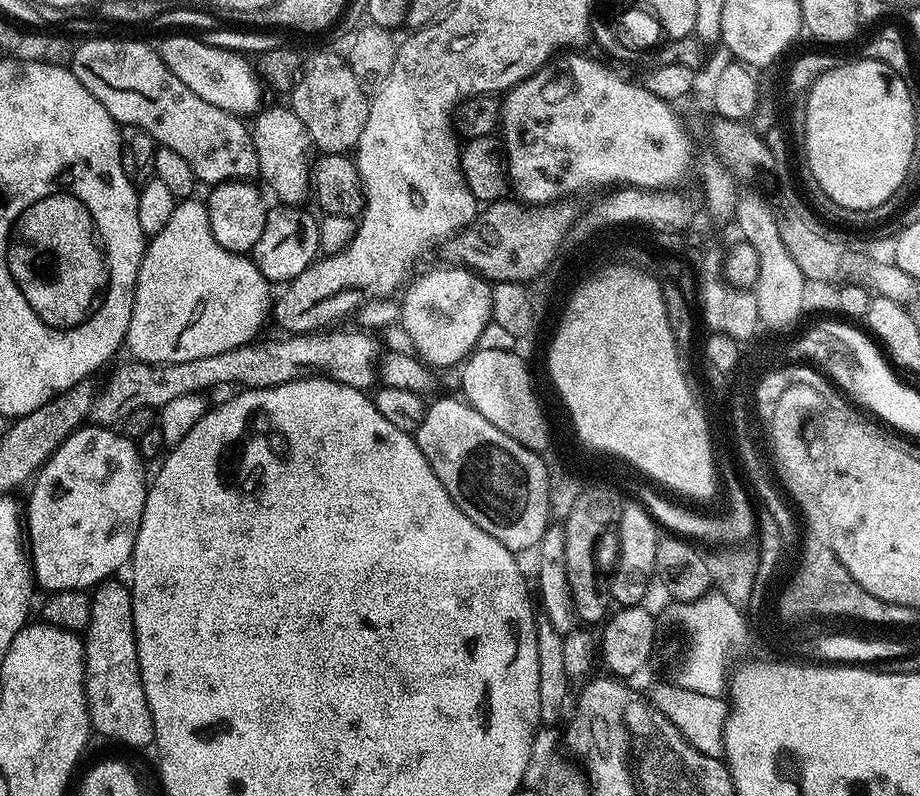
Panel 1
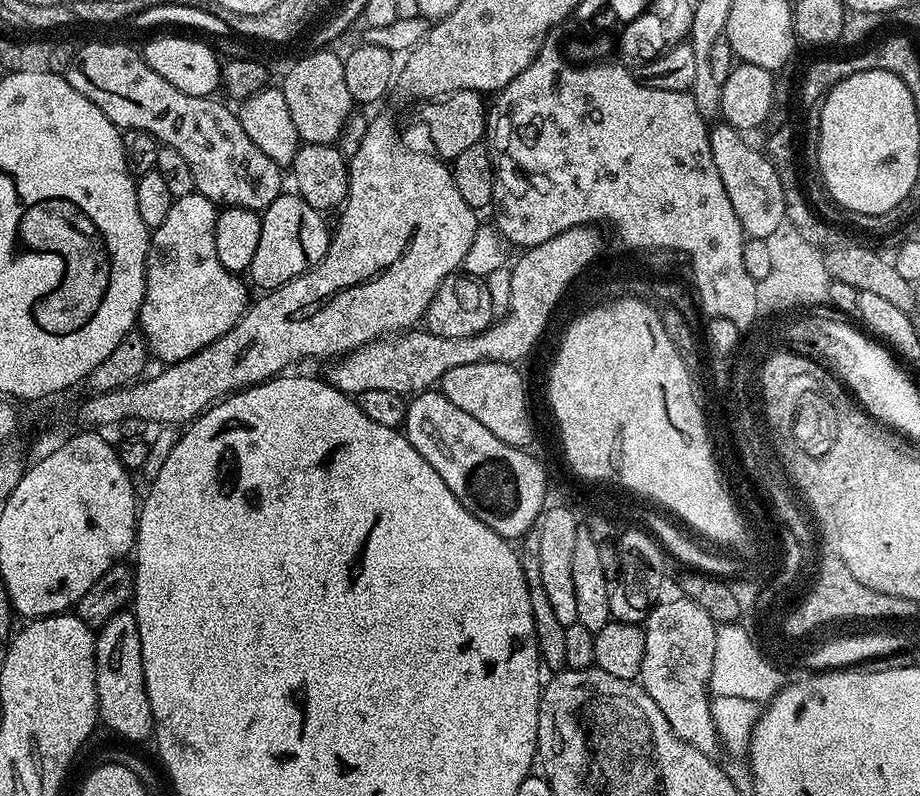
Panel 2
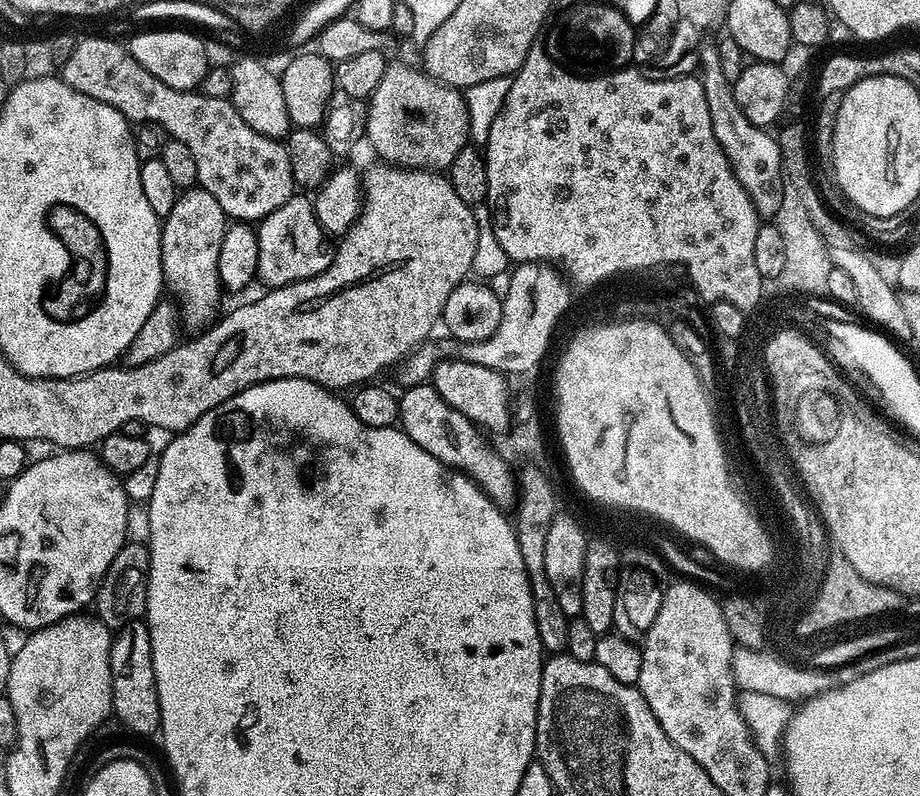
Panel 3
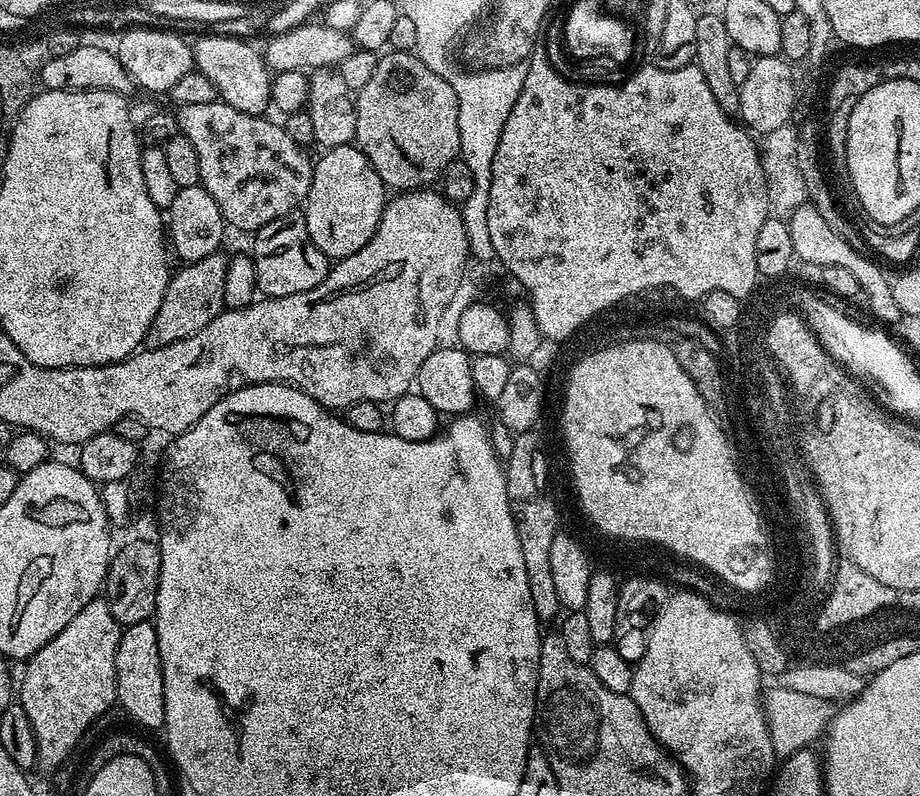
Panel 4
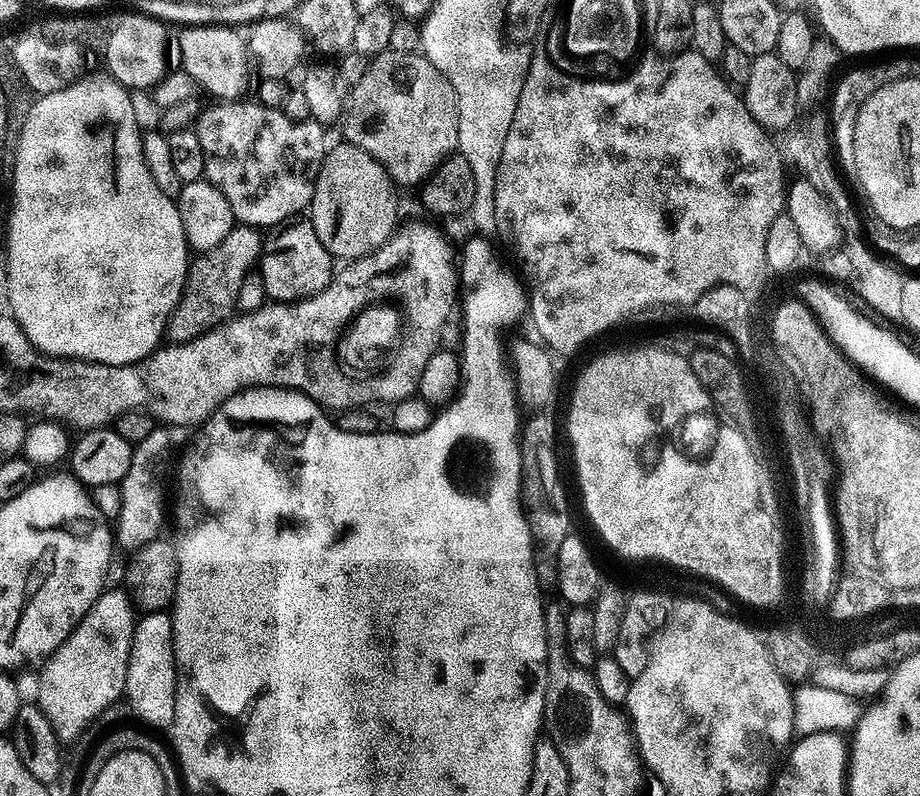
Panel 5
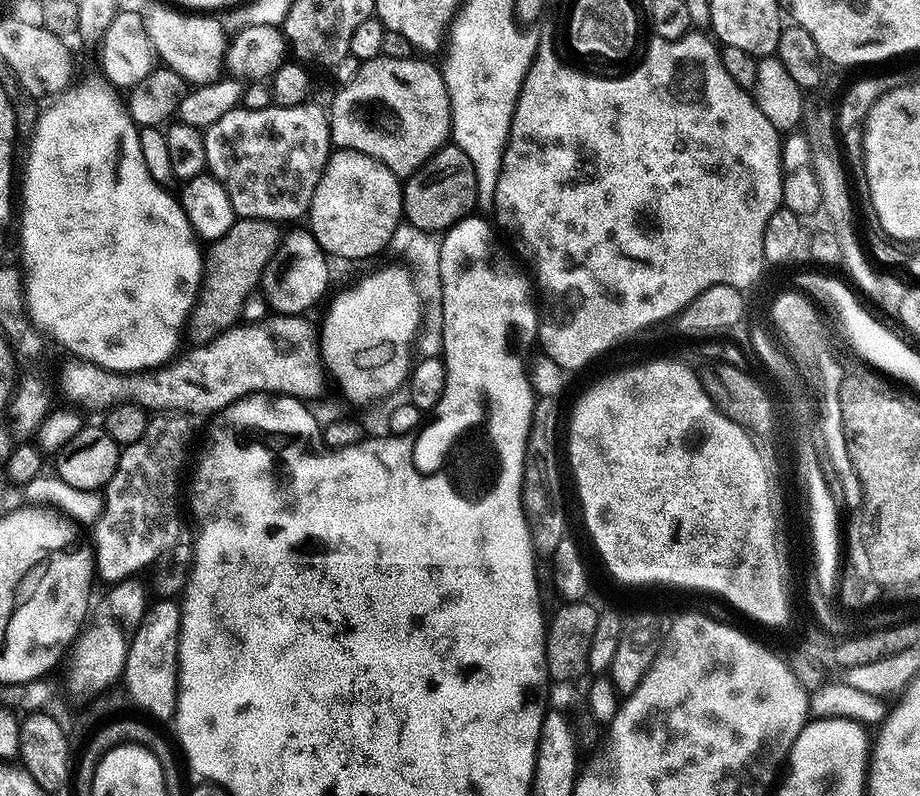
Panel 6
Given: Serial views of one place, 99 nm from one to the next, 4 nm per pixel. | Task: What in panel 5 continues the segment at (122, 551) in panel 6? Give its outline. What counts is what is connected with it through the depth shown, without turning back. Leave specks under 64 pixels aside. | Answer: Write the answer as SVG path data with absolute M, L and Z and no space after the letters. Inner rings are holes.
M153 427L150 434L146 434L146 438L142 438L142 442L135 445L132 449L132 457L130 458L130 468L126 470L126 474L120 480L118 491L120 494L120 507L115 513L116 530L114 526L115 543L121 544L127 550L135 550L146 546L151 540L157 539L161 535L160 527L164 524L164 499L170 496L170 468L168 472L168 463L172 460L172 436L167 427Z

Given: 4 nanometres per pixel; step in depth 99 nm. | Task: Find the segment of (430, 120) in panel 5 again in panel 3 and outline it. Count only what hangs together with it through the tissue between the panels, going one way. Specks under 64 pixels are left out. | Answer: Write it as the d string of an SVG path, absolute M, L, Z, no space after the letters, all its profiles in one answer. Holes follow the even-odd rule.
M394 62L382 74L378 90L366 104L366 136L369 141L376 140L379 159L389 165L403 165L408 170L446 170L470 140L466 102L457 89L434 82L427 72L416 68ZM400 108L404 111L404 136L400 133Z

